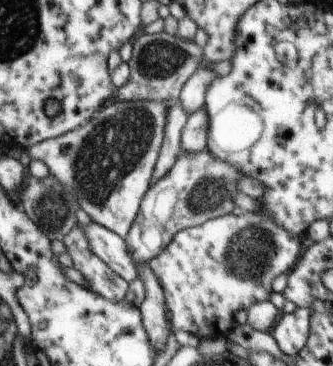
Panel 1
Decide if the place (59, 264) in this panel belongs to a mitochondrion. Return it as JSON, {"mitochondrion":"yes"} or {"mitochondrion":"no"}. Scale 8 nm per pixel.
{"mitochondrion":"no"}

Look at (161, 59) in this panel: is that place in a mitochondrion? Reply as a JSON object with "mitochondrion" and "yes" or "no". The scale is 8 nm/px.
{"mitochondrion":"yes"}

